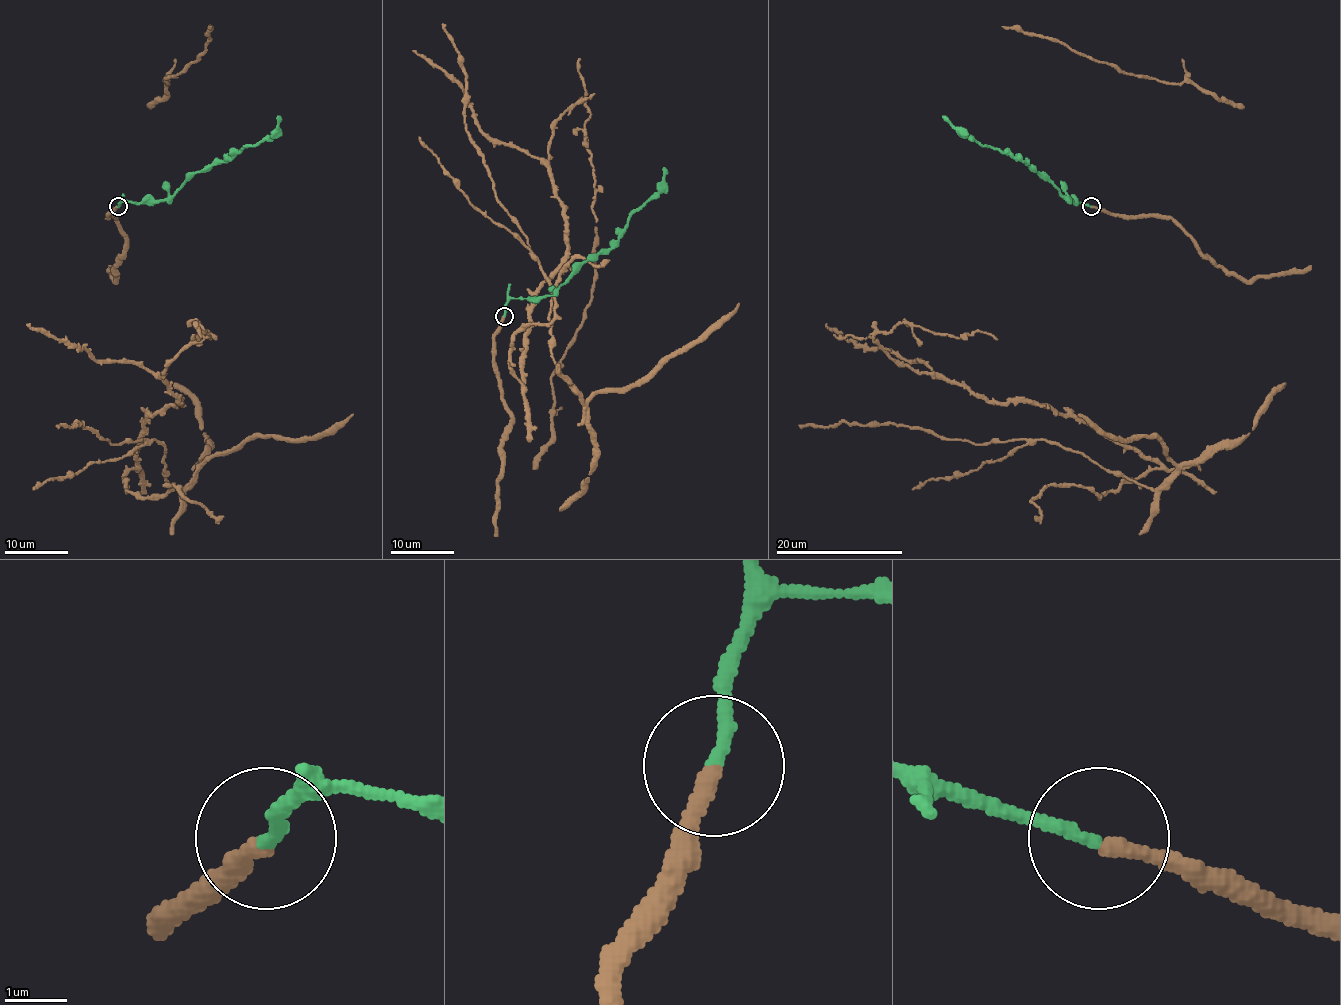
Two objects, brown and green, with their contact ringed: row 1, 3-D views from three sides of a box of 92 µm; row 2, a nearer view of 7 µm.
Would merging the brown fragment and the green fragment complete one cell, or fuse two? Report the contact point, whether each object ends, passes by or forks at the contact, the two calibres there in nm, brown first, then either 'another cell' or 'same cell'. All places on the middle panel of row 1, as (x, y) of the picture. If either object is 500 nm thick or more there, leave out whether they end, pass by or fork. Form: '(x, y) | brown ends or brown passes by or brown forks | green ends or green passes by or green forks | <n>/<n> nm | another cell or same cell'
(504, 316) | brown ends | green ends | 280/200 nm | same cell

